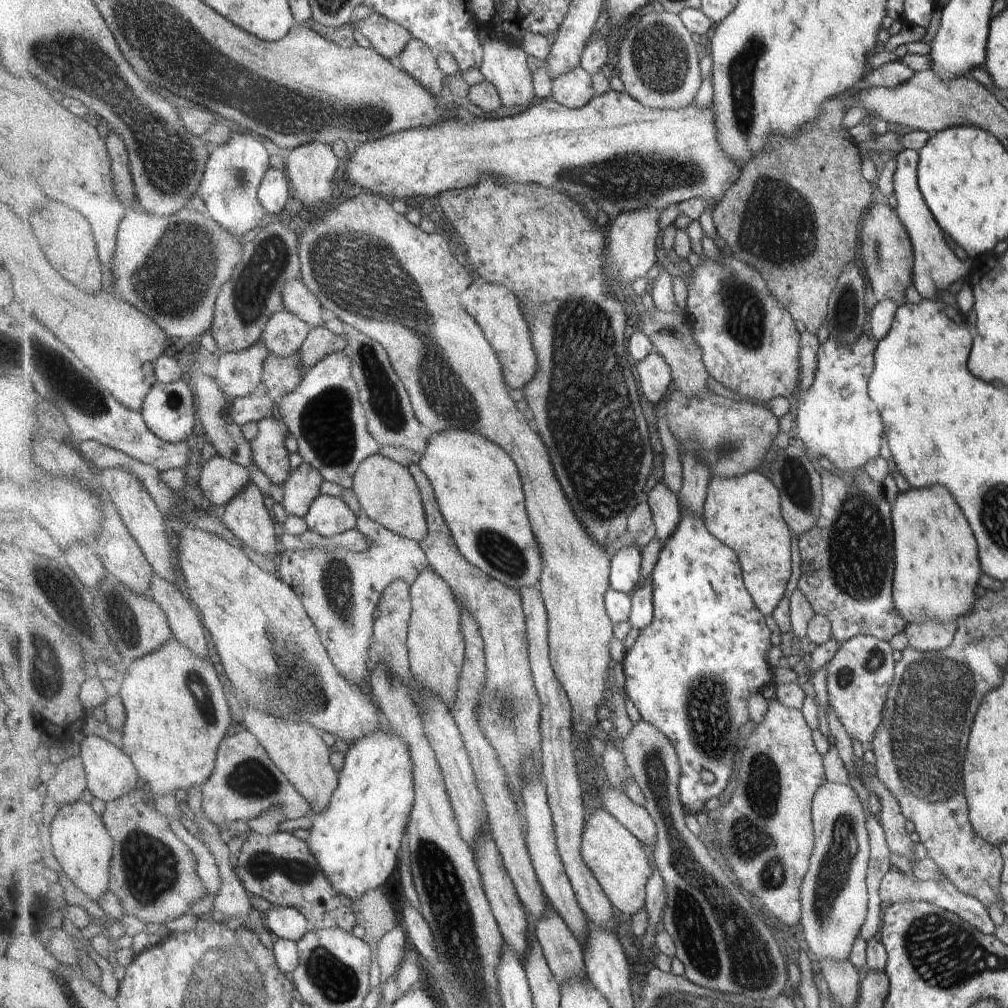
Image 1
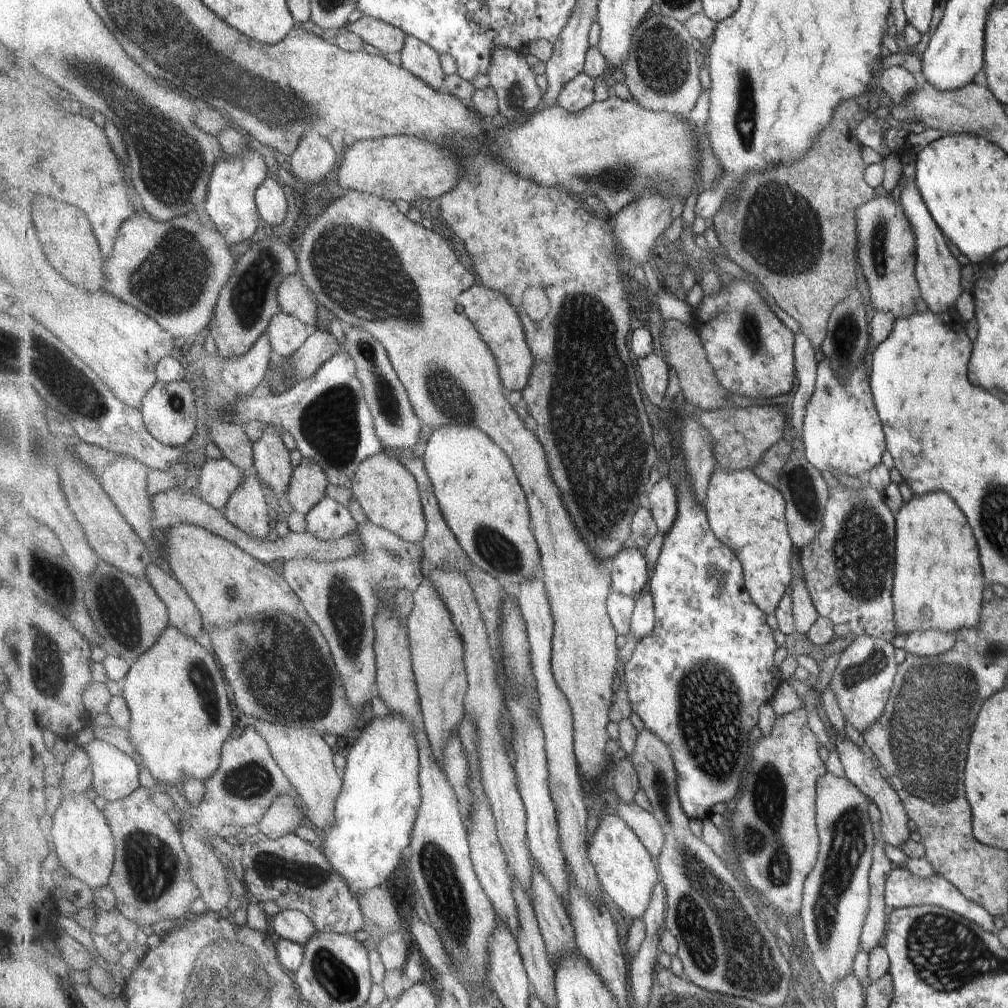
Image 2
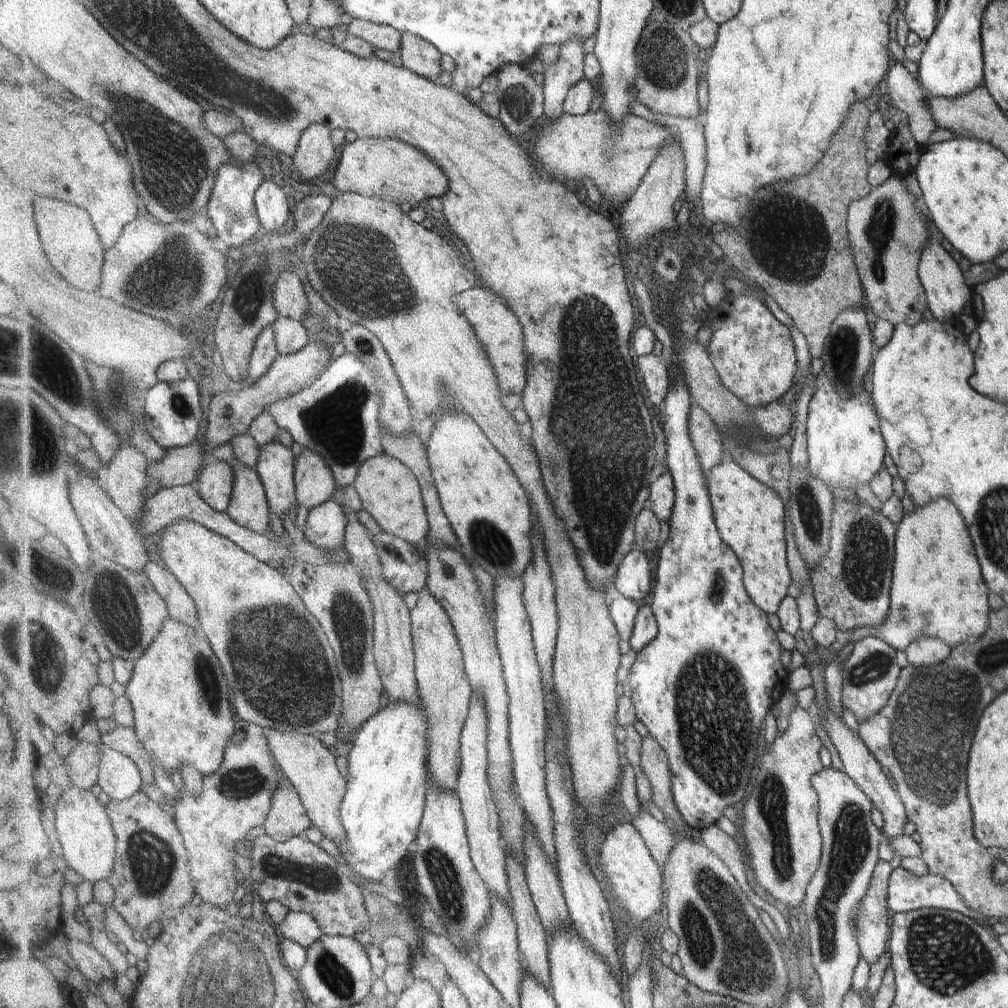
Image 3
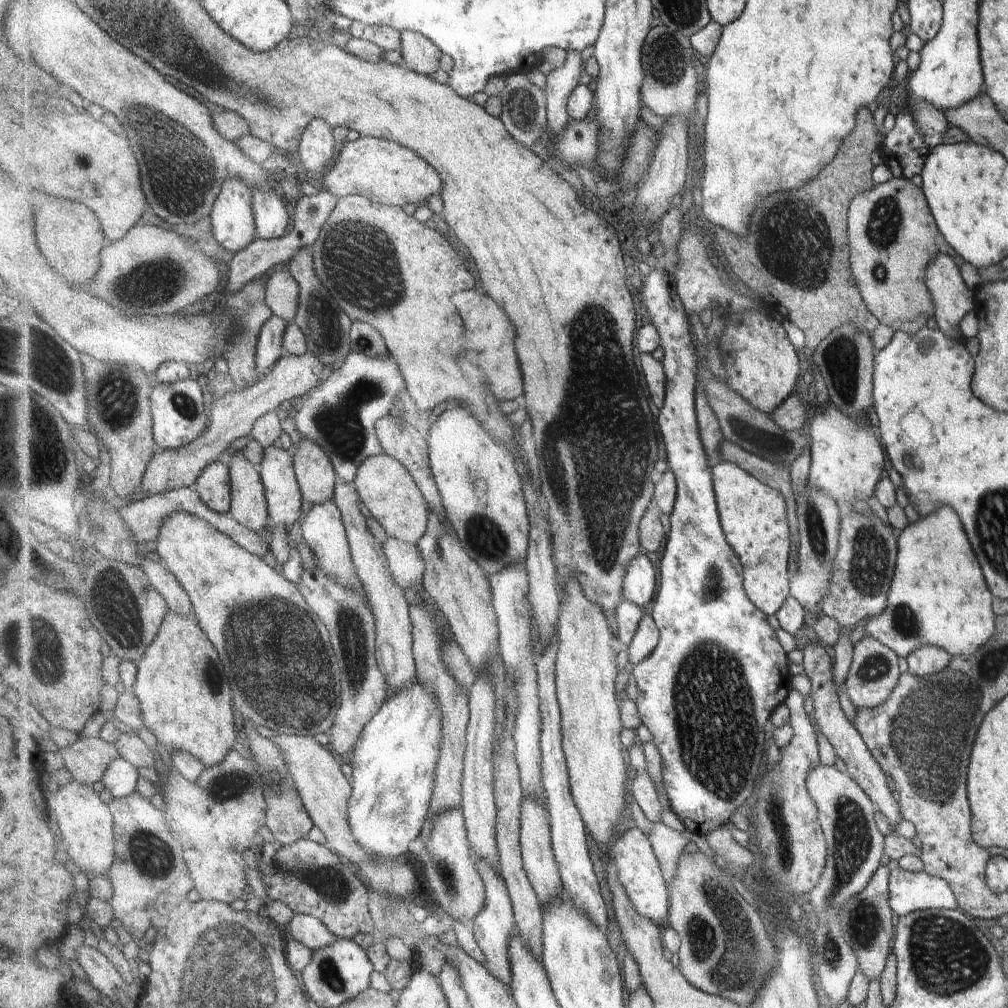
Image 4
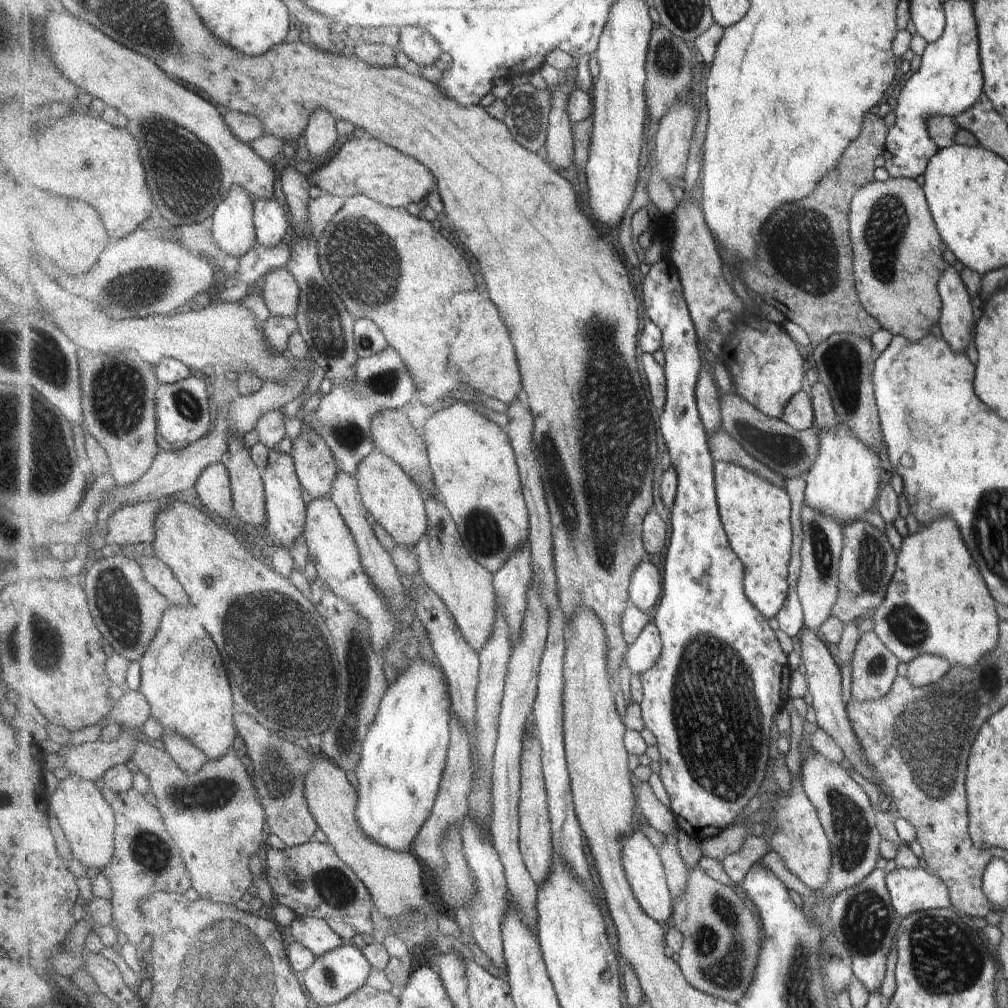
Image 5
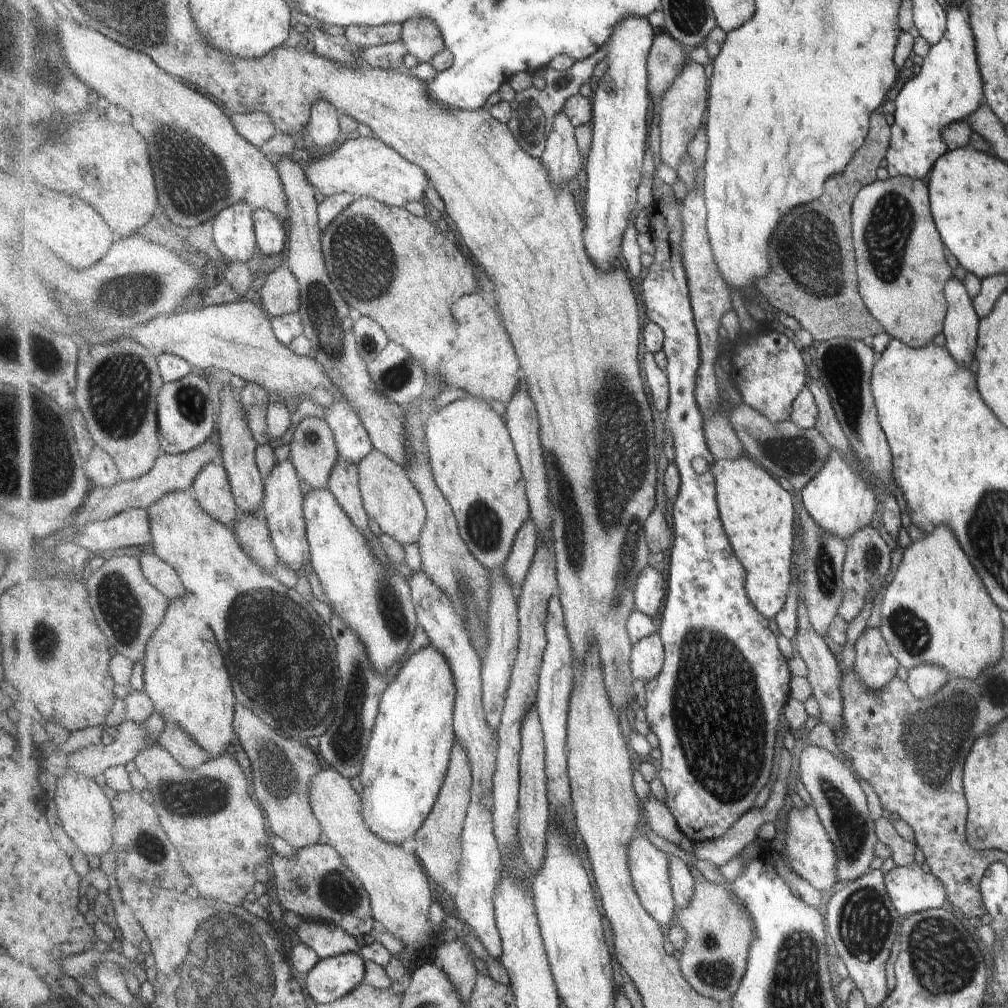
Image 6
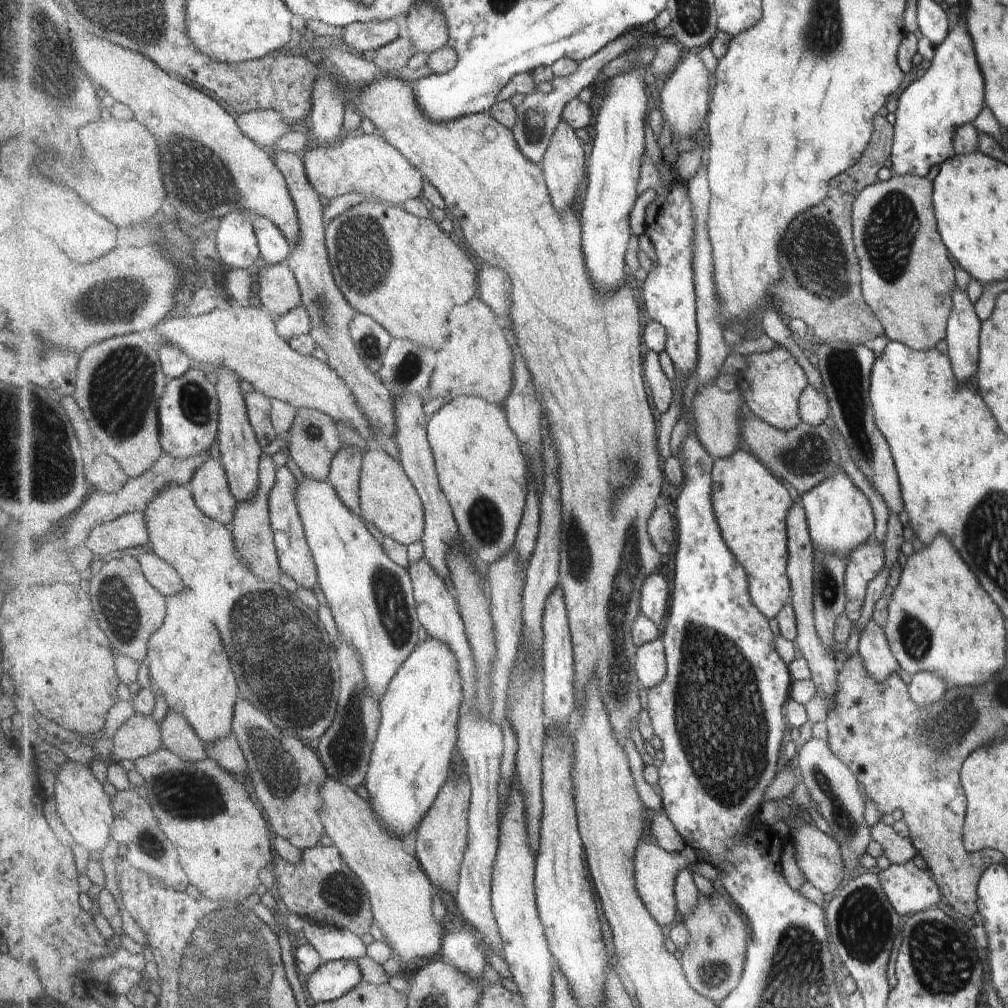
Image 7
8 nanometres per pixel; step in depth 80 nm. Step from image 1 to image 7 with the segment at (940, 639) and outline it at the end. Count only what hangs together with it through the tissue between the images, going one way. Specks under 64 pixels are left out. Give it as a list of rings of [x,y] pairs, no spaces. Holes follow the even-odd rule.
[[[921,671],[910,675],[910,682],[906,689],[911,702],[918,708],[929,707],[941,698],[947,686],[934,674]]]

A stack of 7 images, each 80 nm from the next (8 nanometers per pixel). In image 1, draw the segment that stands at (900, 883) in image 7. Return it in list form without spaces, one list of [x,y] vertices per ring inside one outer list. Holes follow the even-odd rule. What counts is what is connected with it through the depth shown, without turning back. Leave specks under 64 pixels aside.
[[[887,871],[878,886],[878,895],[883,906],[894,902],[923,901],[956,914],[981,934],[993,935],[995,924],[989,918],[986,908],[976,899],[959,892],[948,880],[939,879],[937,882],[915,879],[910,881],[909,876],[901,871]]]

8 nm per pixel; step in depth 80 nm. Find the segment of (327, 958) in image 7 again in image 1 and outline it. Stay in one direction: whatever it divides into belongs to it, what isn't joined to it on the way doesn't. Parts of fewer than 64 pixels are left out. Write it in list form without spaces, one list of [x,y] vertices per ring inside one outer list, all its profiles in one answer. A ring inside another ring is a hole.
[[[276,905],[262,915],[266,922],[266,927],[274,938],[300,943],[310,930],[310,922],[307,917],[295,907]]]

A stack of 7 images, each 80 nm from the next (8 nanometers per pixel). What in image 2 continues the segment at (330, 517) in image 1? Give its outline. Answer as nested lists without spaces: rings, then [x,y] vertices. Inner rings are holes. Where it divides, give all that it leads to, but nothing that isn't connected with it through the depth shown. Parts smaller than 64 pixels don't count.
[[[325,497],[306,514],[307,532],[322,541],[338,541],[355,530],[358,522],[350,509]]]

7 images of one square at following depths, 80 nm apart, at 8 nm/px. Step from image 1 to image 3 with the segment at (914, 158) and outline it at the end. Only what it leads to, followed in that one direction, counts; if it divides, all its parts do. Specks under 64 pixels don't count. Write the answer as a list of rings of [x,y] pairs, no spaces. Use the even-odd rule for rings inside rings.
[[[931,221],[926,225],[928,226],[928,244],[919,255],[916,273],[934,320],[940,323],[949,323],[952,319],[957,318],[965,308],[970,308],[972,291],[971,287],[965,284],[958,264],[935,239],[935,233],[933,233],[936,231],[935,226],[931,224]]]

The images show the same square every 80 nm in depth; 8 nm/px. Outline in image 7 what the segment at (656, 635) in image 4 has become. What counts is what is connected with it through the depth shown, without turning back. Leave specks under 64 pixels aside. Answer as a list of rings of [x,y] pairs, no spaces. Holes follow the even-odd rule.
[[[662,638],[638,647],[635,670],[646,692],[662,684],[668,673],[666,650]]]

